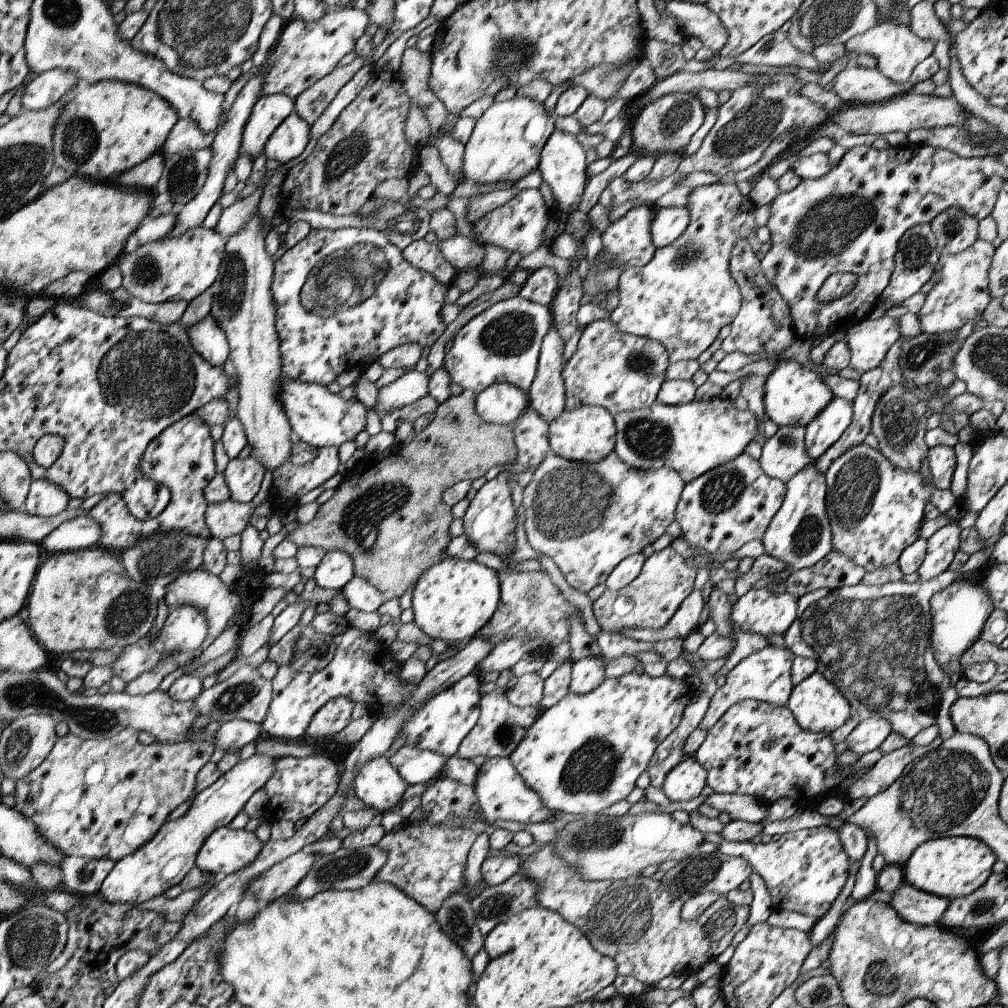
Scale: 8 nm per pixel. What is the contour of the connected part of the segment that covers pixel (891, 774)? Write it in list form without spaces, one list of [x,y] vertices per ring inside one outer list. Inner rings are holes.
[[[938,736],[927,746],[905,746],[883,755],[859,779],[847,788],[847,799],[870,798],[890,788],[912,760],[938,748],[943,740]]]

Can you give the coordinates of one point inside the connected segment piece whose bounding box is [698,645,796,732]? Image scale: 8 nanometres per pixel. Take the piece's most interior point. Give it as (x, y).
(765, 676)

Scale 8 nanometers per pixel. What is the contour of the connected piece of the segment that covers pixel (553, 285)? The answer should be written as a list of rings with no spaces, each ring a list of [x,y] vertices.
[[[541,267],[532,270],[525,283],[521,285],[518,296],[549,307],[558,290],[559,282],[560,278],[553,268]]]

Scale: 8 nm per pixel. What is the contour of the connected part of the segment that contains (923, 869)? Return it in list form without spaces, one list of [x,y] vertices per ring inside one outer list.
[[[938,837],[916,848],[902,868],[905,883],[951,901],[978,890],[993,873],[996,861],[994,851],[981,840],[972,837]]]

